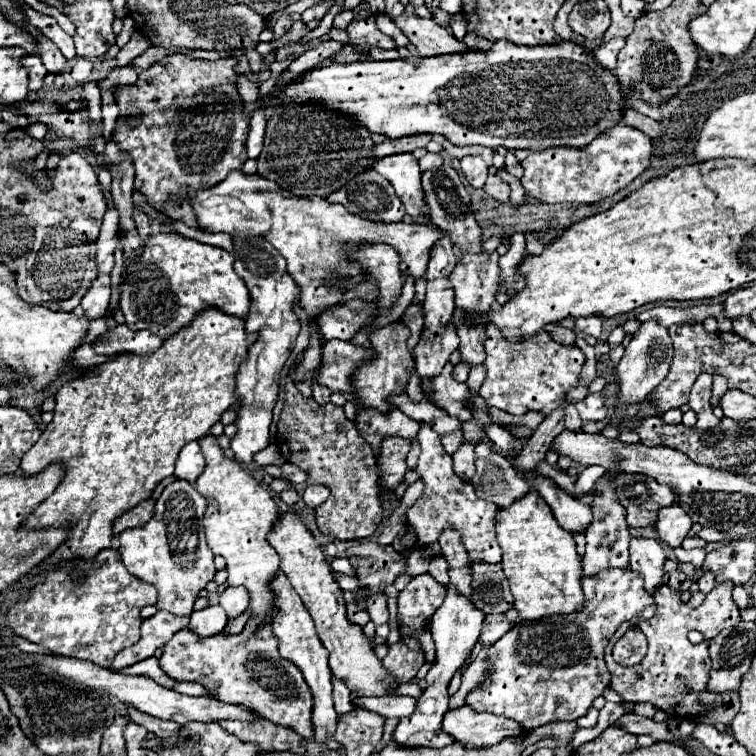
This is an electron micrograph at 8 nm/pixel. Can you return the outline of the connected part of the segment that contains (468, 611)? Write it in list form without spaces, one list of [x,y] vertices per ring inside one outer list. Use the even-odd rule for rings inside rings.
[[[448,587],[446,599],[442,603],[442,607],[436,611],[436,615],[432,615],[432,625],[430,625],[430,633],[434,637],[436,643],[436,663],[430,667],[426,681],[428,687],[422,693],[422,697],[416,703],[416,709],[410,717],[400,719],[396,731],[392,733],[392,741],[398,743],[400,747],[432,747],[432,749],[440,749],[446,747],[450,743],[454,743],[454,739],[442,731],[442,717],[448,711],[448,685],[454,677],[454,673],[464,665],[466,657],[470,657],[480,629],[482,629],[482,621],[484,621],[484,613],[478,611],[470,599],[466,599],[464,595],[460,595],[454,587]]]

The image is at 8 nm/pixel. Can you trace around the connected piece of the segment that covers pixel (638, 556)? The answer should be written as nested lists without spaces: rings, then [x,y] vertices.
[[[634,537],[630,541],[630,569],[644,577],[644,587],[648,593],[656,593],[656,589],[664,583],[664,561],[666,553],[656,539]]]

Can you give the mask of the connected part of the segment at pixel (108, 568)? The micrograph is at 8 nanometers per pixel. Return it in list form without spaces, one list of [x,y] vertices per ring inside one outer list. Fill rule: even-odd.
[[[104,549],[94,559],[68,561],[62,567],[56,567],[44,575],[36,575],[34,589],[28,593],[26,599],[18,601],[10,609],[6,619],[8,625],[16,631],[16,635],[32,643],[38,643],[54,651],[56,655],[76,657],[76,659],[92,661],[100,667],[110,667],[118,651],[134,645],[140,639],[140,623],[142,623],[140,611],[146,605],[156,605],[156,599],[158,599],[156,587],[130,575],[116,549]]]

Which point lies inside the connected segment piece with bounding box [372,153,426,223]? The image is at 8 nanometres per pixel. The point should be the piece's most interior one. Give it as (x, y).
(402, 170)

